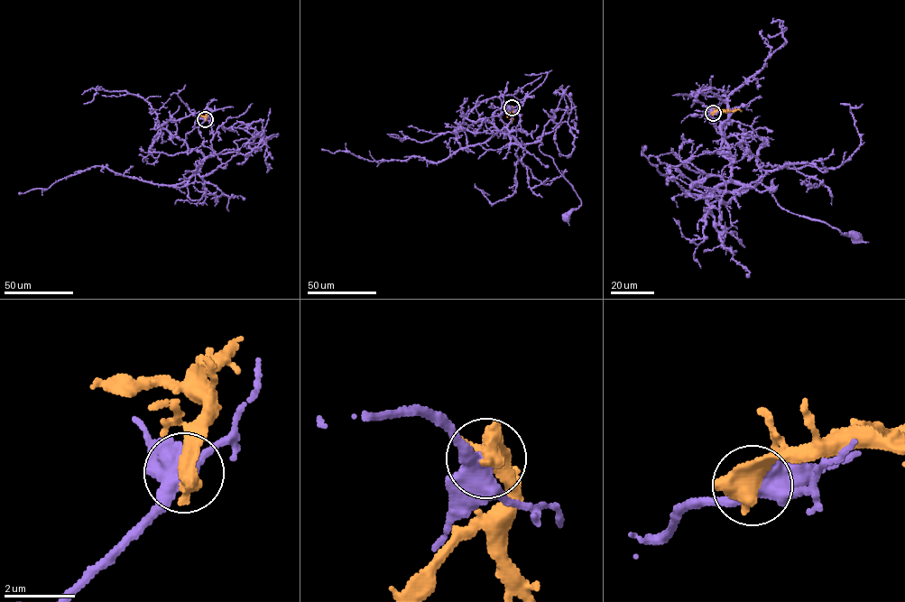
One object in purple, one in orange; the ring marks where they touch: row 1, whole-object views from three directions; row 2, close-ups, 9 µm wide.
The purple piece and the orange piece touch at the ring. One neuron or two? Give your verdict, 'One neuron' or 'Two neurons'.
Two neurons

